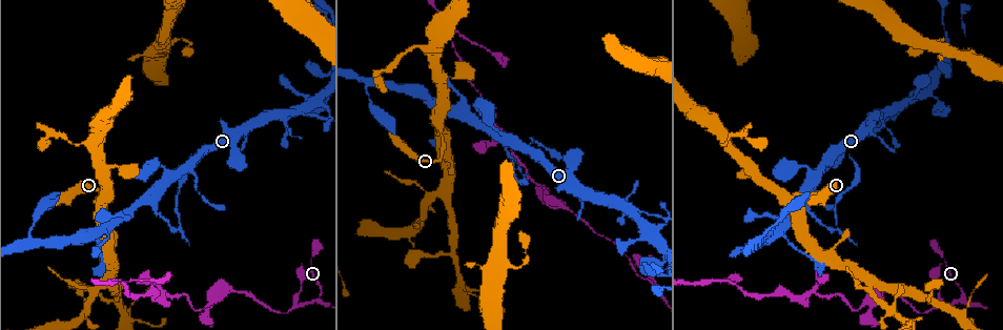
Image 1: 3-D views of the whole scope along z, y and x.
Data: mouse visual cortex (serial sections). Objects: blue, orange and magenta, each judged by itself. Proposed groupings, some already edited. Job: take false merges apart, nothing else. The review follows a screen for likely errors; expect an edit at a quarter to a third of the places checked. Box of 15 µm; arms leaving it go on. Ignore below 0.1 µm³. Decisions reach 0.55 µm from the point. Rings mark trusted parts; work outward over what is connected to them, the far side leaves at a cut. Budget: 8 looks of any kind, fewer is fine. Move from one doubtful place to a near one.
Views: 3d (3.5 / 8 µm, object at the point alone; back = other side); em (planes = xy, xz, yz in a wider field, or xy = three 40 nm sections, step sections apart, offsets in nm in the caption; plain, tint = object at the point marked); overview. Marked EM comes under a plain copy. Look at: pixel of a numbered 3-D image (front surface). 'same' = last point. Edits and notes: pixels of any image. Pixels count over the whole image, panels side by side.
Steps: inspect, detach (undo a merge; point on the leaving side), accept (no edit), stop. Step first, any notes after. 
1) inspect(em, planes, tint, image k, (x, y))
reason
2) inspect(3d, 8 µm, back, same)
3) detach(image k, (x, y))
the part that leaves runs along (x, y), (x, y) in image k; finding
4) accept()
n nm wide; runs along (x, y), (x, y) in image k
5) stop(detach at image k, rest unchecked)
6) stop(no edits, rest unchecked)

inspect(3d, 3.5 µm, image 1, (963, 297))
three arms meet

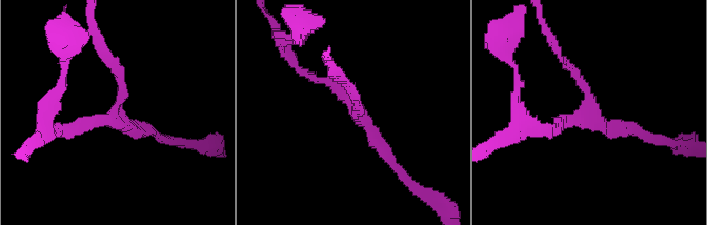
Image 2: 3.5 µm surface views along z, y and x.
inspect(em, xy, step 1, tint, image 2, (116, 110))
3 arms; arms of 150, 150, 200 nm; shape alone is not enough

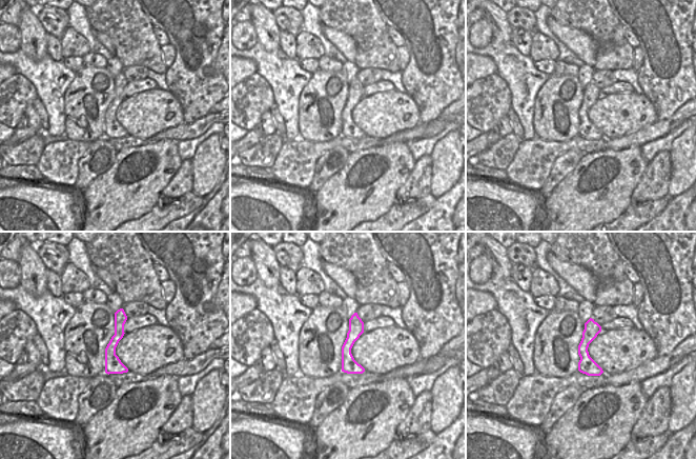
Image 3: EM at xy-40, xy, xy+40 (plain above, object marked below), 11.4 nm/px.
accept()
runs along (121, 312), (108, 371) in image 3; continuous, no second cell

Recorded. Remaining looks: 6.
inspect(3d, 3.5 µm, image 1, (560, 204))
calibre changes

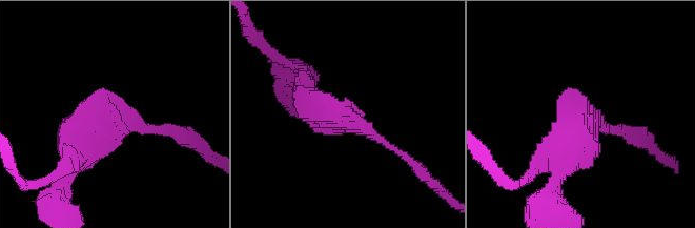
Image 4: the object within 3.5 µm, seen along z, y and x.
inspect(em, xy, step 3, tint, image 4, (342, 118))

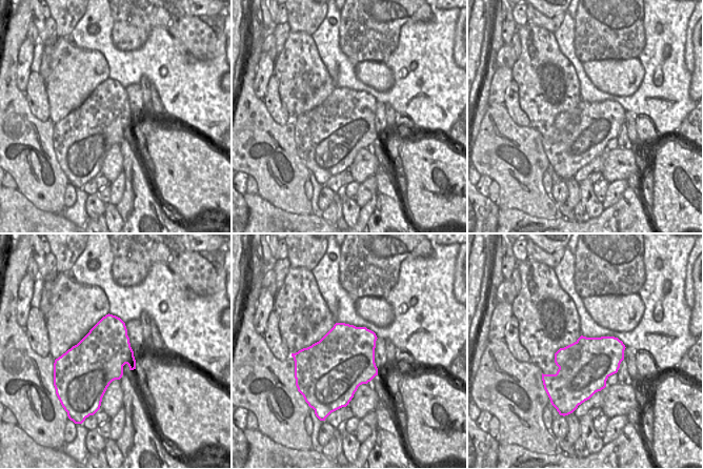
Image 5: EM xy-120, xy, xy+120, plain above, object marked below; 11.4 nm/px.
inspect(em, planes, tint, same)

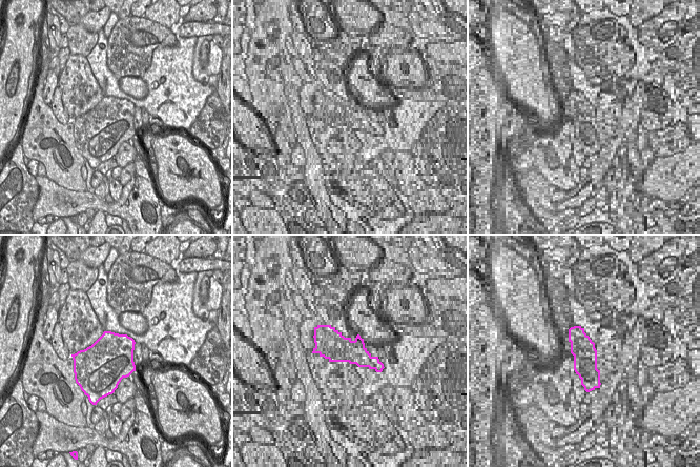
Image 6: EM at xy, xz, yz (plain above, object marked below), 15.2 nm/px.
accept()
runs along (403, 156), (322, 116), (306, 85) in image 4; one cell here

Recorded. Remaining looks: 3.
inspect(3d, 3.5 µm, image 1, (310, 103))
thin arm on a thick one

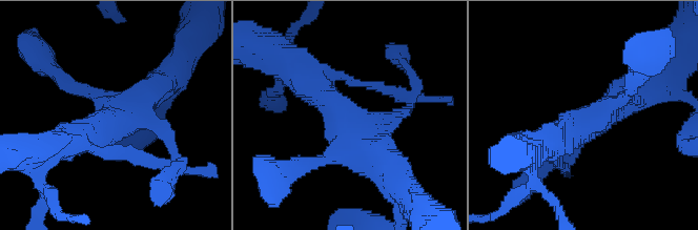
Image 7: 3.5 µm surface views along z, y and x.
inspect(em, xy, step 2, tint, image 7, (350, 121))

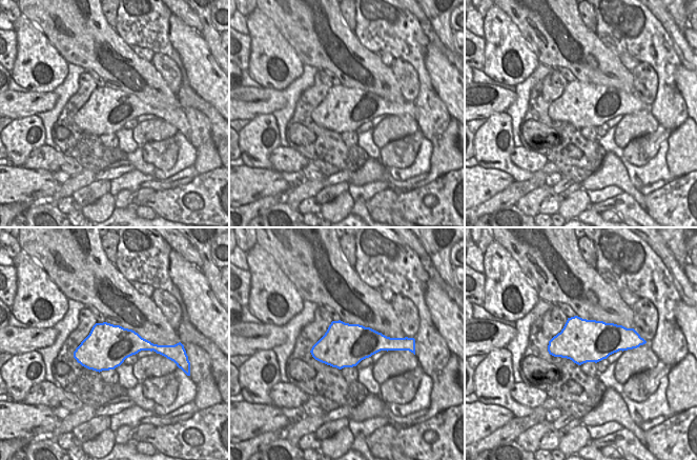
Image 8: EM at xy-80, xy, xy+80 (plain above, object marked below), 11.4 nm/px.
accept()
4 arms; runs along (301, 78), (363, 131), (391, 171) in image 7; all the same cell

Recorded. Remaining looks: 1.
stop(no edits, rest unchecked)

